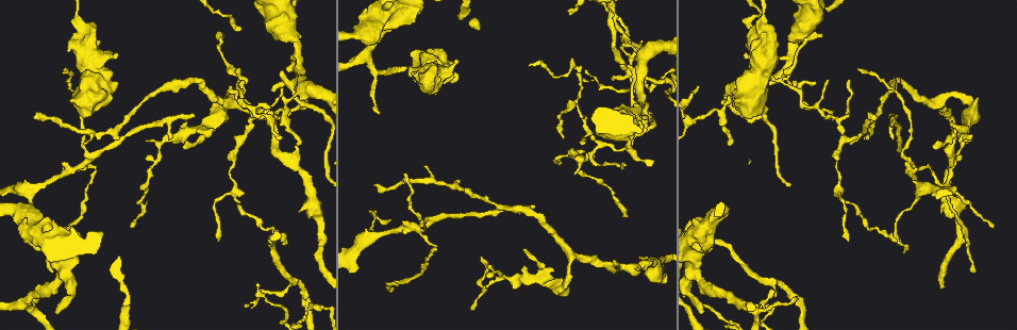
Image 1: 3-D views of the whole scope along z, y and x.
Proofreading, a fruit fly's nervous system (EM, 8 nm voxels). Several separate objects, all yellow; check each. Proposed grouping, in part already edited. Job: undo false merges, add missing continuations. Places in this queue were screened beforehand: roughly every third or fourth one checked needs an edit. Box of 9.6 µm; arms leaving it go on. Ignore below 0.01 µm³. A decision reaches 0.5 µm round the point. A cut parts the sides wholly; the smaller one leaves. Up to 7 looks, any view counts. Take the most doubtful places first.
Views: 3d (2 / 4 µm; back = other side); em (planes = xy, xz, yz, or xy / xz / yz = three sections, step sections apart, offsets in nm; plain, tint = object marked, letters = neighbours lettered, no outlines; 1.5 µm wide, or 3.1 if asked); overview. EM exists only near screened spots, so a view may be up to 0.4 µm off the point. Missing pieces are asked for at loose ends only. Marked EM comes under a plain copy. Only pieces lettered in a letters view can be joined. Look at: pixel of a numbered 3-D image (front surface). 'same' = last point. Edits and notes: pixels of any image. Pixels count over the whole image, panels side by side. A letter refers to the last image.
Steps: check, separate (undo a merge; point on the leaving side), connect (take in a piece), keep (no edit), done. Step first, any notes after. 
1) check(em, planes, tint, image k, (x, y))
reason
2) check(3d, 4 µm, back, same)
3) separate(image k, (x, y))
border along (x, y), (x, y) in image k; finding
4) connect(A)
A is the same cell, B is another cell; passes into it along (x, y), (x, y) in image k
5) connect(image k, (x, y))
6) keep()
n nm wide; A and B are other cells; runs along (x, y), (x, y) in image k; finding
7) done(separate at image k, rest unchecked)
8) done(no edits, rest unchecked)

check(3d, 2 µm, image 1, (952, 186))
branch stops here

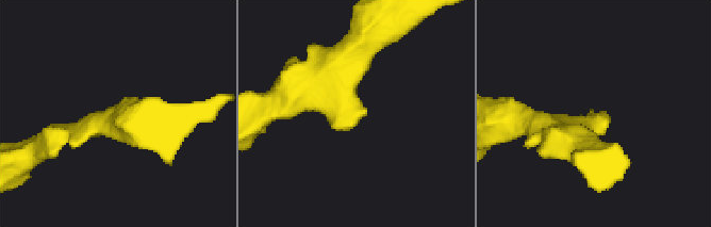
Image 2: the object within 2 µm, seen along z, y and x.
check(em, planes, letters, image 2, (592, 110))
shape alone is not enough

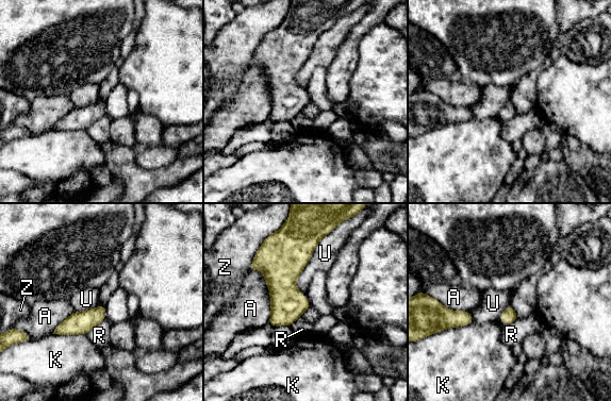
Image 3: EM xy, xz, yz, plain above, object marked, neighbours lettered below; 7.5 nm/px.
keep()
110 nm wide; A, K, R, U and Z are other cells; no lettered piece goes on from it

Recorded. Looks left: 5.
check(em, planes, letters, image 1, (218, 241))
tapers out

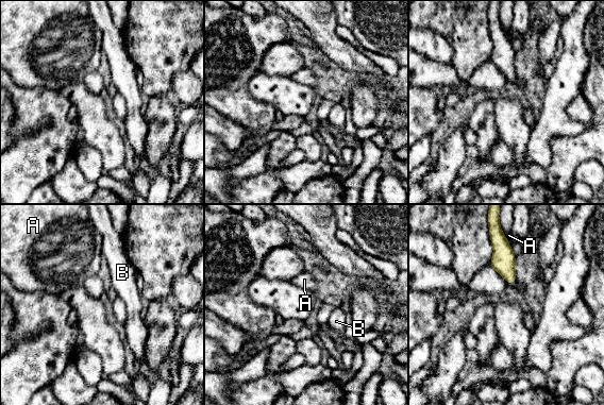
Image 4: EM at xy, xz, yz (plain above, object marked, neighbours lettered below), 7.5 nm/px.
keep()
170 nm wide; A and B are other cells; border along (509, 246), (515, 258) in image 4; none of them fits

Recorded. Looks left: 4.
check(em, planes, letters, image 1, (313, 308))
sharp bend

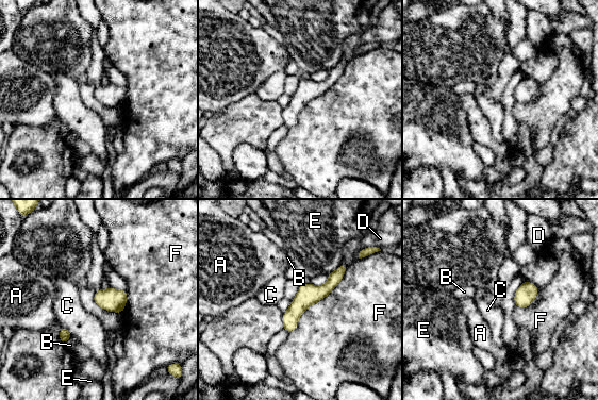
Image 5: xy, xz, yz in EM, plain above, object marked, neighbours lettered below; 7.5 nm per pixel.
keep()
A, B, C, D, E and F are other cells; border along (348, 266), (288, 333) in image 5; all the same cell

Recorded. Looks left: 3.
done(no edits, rest unchecked)

